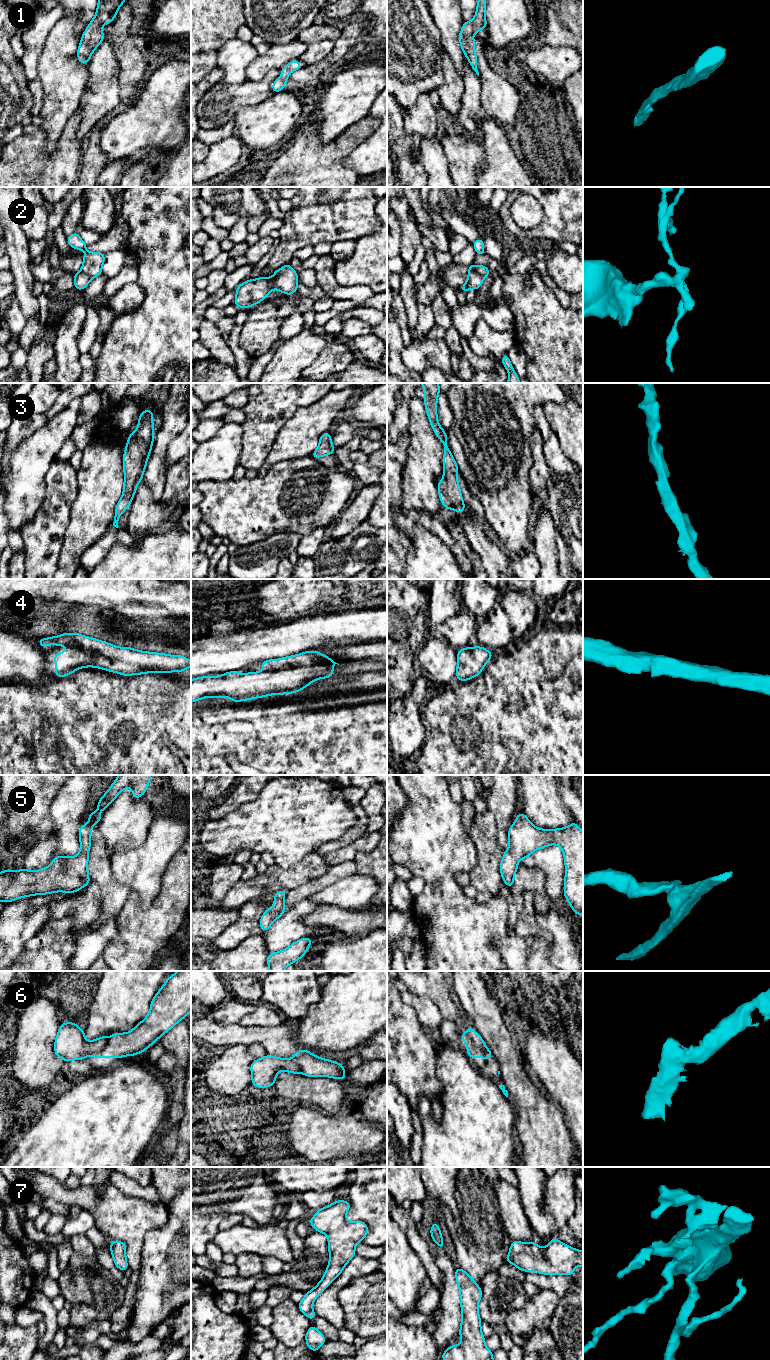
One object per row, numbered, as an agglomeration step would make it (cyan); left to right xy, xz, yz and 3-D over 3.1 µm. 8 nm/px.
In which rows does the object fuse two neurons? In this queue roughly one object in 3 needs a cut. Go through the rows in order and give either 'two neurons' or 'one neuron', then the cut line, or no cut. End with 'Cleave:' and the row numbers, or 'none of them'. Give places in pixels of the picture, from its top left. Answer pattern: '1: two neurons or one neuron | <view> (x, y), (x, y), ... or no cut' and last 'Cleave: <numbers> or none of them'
1: one neuron | no cut
2: two neurons | xz (281, 268), (273, 285)
3: one neuron | no cut
4: one neuron | no cut
5: one neuron | no cut
6: two neurons | yz (465, 1033), (483, 1051), (485, 1057)
7: one neuron | no cut
Cleave: 2, 6

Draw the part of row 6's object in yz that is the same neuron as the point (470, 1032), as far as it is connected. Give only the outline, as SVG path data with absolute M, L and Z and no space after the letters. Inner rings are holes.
M466 1026L465 1034L473 1041L473 1043L477 1047L479 1047L480 1049L482 1049L484 1051L485 1058L487 1060L494 1058L493 1054L491 1053L491 1051L486 1046L486 1044L485 1044L484 1040L482 1039L482 1037L473 1028L470 1028L470 1027Z

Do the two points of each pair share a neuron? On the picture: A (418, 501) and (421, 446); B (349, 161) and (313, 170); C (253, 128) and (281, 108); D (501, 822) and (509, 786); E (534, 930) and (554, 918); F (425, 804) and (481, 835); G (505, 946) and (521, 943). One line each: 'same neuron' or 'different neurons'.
A: same neuron
B: different neurons
C: same neuron
D: same neuron
E: different neurons
F: different neurons
G: same neuron

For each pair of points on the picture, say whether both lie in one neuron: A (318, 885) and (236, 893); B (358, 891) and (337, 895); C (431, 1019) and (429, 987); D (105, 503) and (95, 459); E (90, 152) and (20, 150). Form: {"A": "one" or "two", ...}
{"A": "two", "B": "one", "C": "two", "D": "one", "E": "two"}

